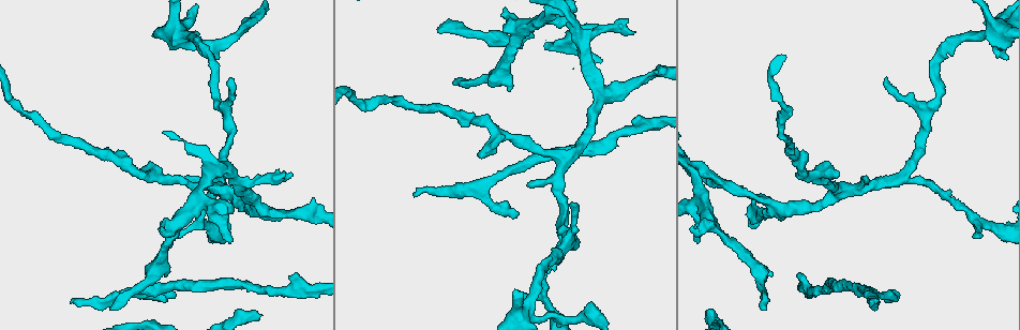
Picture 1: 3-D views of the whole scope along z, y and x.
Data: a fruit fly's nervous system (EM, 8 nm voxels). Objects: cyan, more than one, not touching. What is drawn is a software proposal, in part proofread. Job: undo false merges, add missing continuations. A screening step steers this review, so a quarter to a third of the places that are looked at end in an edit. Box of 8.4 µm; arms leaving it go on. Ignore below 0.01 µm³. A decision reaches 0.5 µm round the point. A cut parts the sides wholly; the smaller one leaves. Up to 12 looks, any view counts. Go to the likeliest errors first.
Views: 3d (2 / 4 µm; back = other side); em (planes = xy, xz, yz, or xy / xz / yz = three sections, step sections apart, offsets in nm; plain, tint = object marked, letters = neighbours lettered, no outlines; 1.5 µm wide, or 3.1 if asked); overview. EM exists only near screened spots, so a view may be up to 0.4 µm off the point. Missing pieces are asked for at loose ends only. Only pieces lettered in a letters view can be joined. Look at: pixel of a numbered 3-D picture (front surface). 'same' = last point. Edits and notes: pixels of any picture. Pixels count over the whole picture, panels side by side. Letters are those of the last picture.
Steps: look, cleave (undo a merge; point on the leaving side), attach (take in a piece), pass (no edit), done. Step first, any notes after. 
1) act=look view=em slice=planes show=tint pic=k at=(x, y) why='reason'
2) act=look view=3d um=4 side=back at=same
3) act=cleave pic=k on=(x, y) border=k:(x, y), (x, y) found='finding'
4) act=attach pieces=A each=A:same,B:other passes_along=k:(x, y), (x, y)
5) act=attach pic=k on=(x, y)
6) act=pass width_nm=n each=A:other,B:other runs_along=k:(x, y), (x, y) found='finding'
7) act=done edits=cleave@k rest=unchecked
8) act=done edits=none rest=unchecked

act=look view=em slice=xy step=8 show=plain pic=1 at=(70, 303) why='free end'

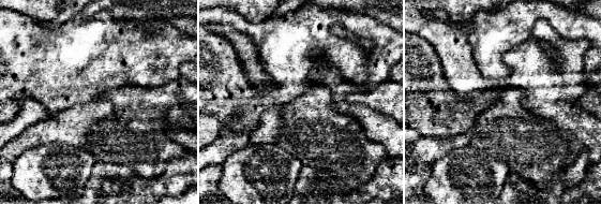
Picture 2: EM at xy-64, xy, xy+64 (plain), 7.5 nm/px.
act=look view=em slice=xy step=8 show=letters at=same

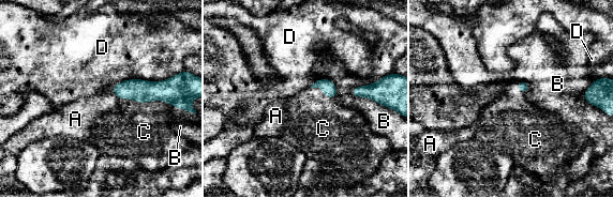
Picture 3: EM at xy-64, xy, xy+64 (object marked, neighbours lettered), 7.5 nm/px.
act=attach pieces=C longest_contact=D:420nm each=A:other,B:other,C:same,D:other passes_along=3:(177, 90), (146, 102), (144, 132) found='the neuron continues'

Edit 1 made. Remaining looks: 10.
act=look view=overview

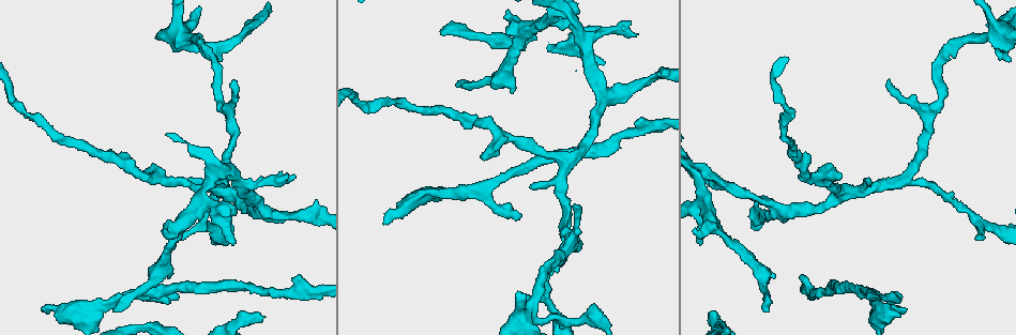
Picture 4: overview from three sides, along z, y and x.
act=look view=em slice=xz step=8 show=letters pic=4 at=(263, 318)

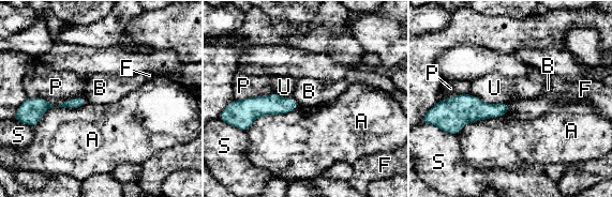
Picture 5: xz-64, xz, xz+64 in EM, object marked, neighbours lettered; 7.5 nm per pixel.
act=look view=em slice=planes show=letters at=same

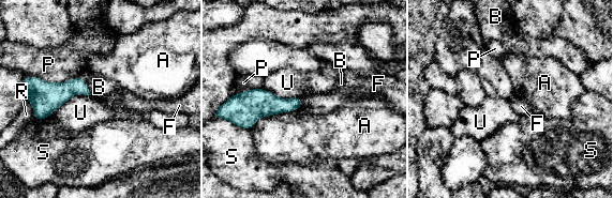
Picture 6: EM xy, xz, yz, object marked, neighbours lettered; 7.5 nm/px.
act=pass each=A:other,B:other,F:other,P:other,R:other,S:other,U:other border=6:(303, 97), (299, 108) found='none of them fits'

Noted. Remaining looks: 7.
act=look view=em slice=planes show=tint pic=4 at=(911, 169) why='branch point'

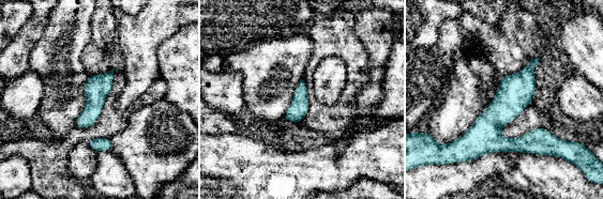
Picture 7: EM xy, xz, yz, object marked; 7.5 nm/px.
act=look view=em slice=planes show=letters at=same

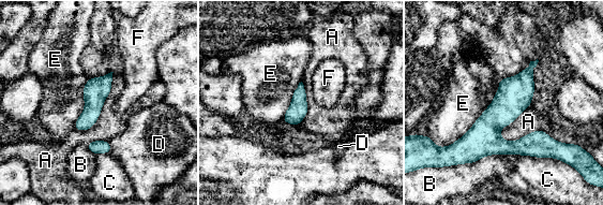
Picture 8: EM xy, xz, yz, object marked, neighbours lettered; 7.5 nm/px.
act=pass longest_contact=E:650nm each=A:other,B:other,C:other,D:other,E:other,F:other runs_along=8:(533, 63), (487, 126), (473, 158) found='all the same neuron'

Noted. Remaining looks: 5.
act=look view=3d um=4 pic=4 at=(816, 291) why='a fork'

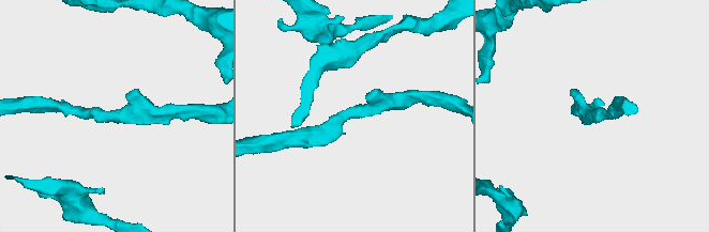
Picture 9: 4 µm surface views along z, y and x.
act=look view=em slice=planes show=tint pic=9 at=(132, 116) why='shape alone is not enough'

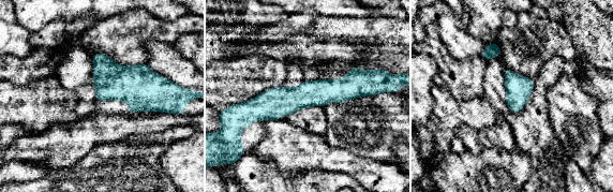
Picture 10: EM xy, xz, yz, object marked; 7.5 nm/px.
act=look view=em slice=planes show=letters at=same why='what lies round it'

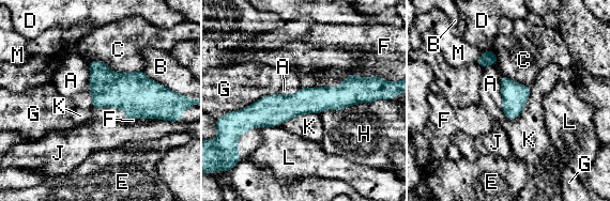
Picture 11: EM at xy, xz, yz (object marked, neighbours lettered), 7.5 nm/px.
act=pass each=A:other,B:other,C:other,D:other,E:other,F:other,G:other,H:other,J:other,K:other,L:other,M:other runs_along=11:(368, 96), (323, 97), (241, 113) found='all the same neuron'

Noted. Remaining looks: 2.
act=look view=em slice=planes show=tint pic=4 at=(980, 237) why='tapers out'

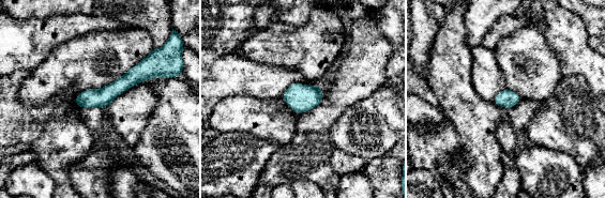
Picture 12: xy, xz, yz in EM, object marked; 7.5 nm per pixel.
act=look view=em slice=planes show=letters at=same

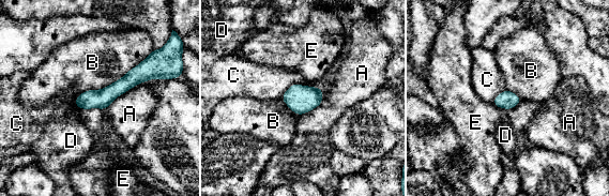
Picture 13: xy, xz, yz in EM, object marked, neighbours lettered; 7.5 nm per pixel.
act=pass each=A:other,B:other,C:other,D:other,E:other border=13:(153, 48), (73, 103) found='none of them fits'

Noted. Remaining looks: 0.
act=done edits=attach@3 rest=unchecked

